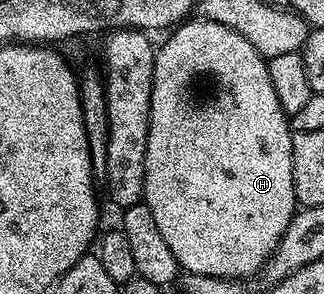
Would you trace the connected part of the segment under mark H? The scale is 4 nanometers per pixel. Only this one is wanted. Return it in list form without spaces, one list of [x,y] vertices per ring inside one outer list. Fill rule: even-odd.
[[[195,18],[180,23],[170,33],[172,36],[163,45],[161,43],[158,45],[155,54],[151,109],[149,110],[149,138],[145,150],[143,198],[149,210],[153,210],[153,219],[156,220],[165,242],[169,245],[169,250],[173,250],[173,258],[177,258],[180,269],[184,273],[232,278],[254,277],[265,261],[275,253],[275,247],[281,242],[291,217],[297,211],[297,201],[293,190],[293,166],[291,165],[291,125],[287,113],[281,110],[281,102],[277,102],[273,82],[269,82],[269,70],[264,56],[244,36],[237,34],[229,26],[206,18],[193,19]]]

